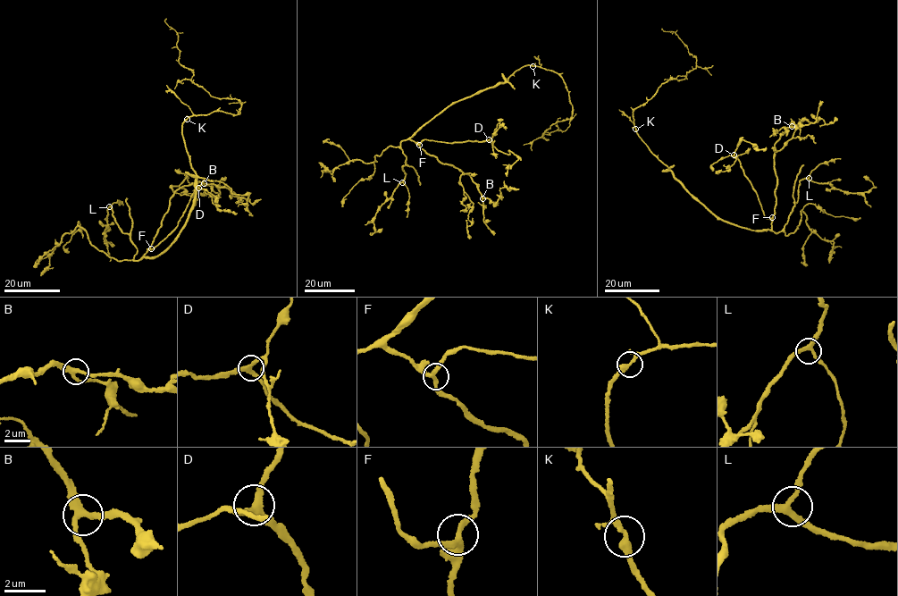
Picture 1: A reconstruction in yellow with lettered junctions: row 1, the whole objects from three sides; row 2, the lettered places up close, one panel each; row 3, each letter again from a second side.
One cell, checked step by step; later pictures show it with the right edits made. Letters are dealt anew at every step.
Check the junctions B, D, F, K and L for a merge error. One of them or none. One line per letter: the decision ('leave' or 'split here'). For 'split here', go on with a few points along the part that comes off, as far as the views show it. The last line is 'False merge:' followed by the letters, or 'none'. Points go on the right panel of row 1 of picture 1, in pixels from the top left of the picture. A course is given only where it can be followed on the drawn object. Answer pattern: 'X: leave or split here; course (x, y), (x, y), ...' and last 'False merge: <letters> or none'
B: leave
D: leave
F: leave
K: leave
L: leave
False merge: none

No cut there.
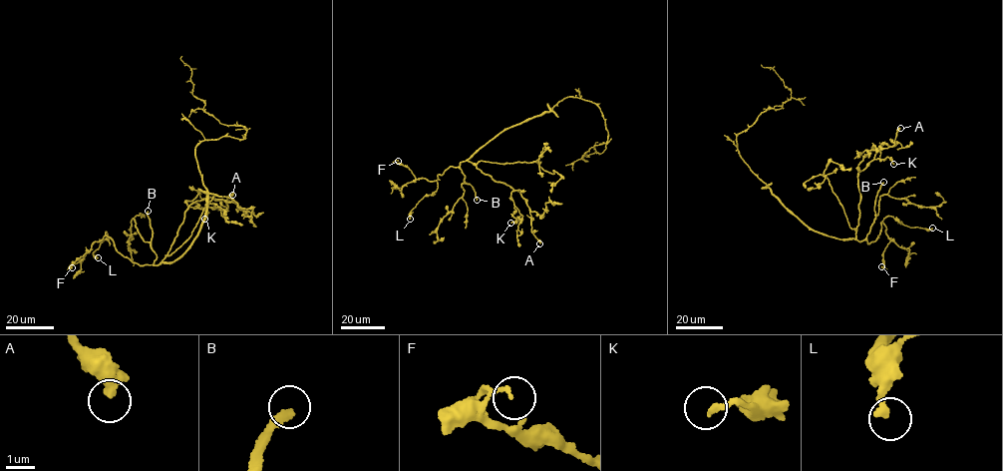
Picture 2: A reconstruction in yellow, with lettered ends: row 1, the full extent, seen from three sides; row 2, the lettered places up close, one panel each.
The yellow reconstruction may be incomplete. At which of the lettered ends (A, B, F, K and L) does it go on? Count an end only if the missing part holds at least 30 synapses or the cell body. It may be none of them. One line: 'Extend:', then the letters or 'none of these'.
Extend: B

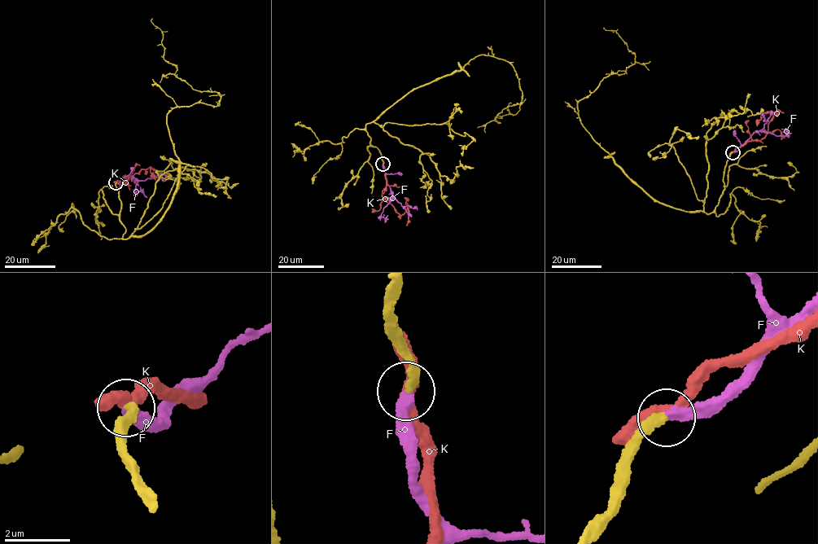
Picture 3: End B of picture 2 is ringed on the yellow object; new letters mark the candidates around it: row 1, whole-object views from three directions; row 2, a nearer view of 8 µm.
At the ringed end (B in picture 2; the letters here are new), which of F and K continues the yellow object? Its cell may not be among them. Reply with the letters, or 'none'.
F

